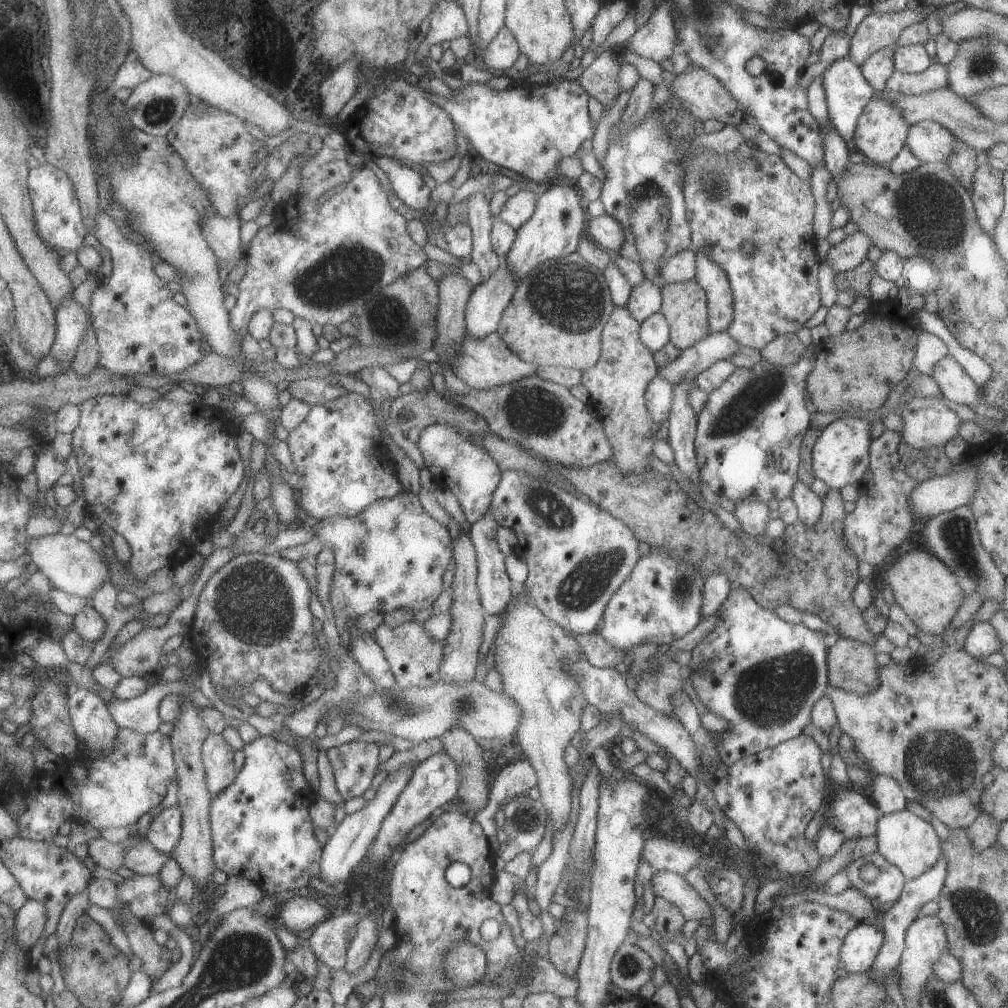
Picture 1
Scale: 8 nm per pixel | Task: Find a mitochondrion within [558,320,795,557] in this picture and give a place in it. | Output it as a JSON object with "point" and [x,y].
{"point":[738,412]}

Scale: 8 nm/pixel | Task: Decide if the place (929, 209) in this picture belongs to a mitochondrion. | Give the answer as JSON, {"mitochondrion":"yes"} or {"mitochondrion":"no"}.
{"mitochondrion":"yes"}

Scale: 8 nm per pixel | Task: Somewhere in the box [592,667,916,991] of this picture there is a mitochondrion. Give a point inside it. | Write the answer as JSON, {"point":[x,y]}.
{"point":[629,966]}

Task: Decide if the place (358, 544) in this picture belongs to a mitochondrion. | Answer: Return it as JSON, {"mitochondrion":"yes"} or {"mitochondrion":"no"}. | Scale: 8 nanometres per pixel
{"mitochondrion":"yes"}

